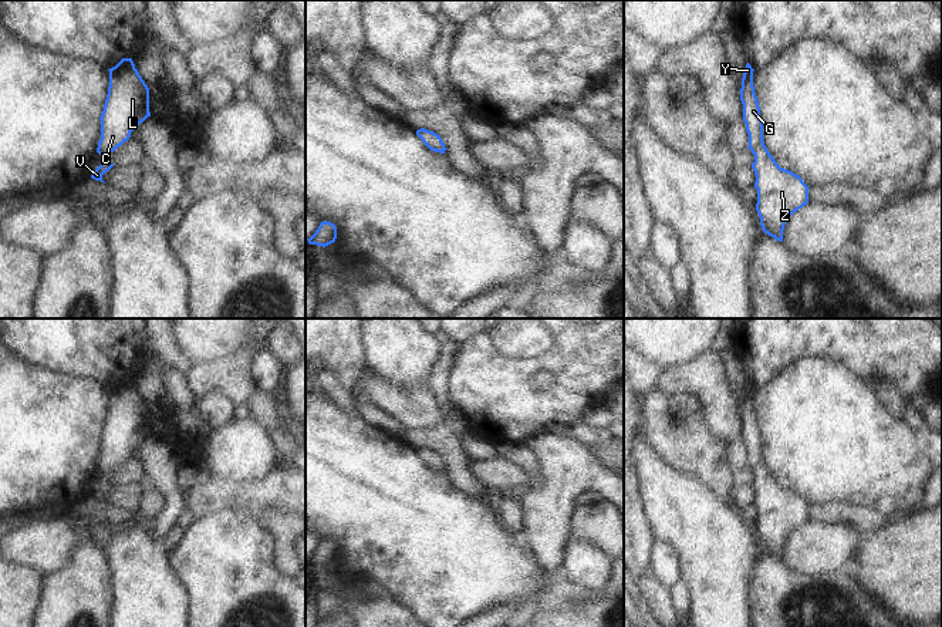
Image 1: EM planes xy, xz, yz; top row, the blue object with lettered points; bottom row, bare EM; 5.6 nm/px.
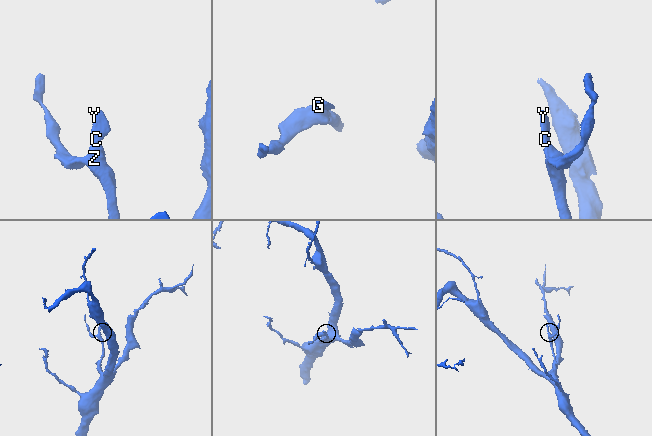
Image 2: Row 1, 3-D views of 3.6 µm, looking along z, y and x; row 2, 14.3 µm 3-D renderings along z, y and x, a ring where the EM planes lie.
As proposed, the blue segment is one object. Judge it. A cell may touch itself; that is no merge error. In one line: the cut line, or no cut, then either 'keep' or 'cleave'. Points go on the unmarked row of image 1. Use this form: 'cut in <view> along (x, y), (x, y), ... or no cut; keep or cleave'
no cut; keep

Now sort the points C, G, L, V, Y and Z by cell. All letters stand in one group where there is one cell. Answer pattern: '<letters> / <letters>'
C G L V Y Z

